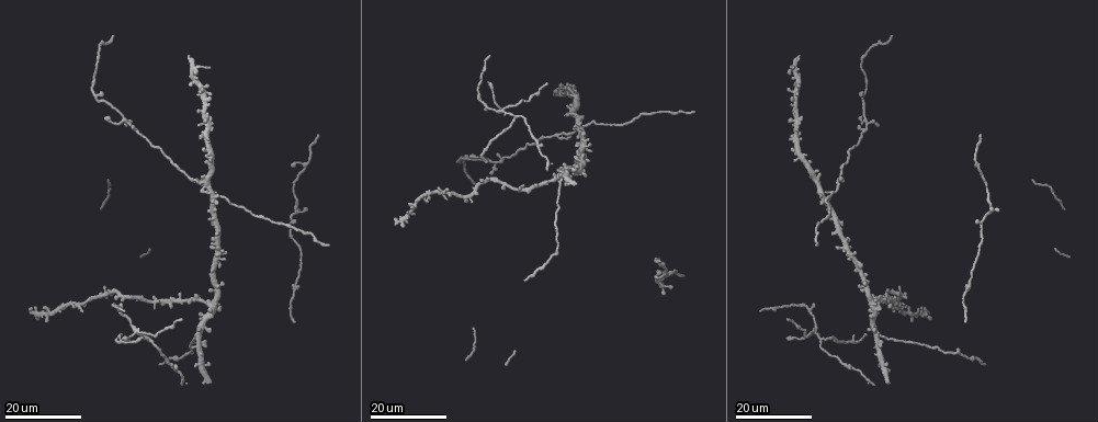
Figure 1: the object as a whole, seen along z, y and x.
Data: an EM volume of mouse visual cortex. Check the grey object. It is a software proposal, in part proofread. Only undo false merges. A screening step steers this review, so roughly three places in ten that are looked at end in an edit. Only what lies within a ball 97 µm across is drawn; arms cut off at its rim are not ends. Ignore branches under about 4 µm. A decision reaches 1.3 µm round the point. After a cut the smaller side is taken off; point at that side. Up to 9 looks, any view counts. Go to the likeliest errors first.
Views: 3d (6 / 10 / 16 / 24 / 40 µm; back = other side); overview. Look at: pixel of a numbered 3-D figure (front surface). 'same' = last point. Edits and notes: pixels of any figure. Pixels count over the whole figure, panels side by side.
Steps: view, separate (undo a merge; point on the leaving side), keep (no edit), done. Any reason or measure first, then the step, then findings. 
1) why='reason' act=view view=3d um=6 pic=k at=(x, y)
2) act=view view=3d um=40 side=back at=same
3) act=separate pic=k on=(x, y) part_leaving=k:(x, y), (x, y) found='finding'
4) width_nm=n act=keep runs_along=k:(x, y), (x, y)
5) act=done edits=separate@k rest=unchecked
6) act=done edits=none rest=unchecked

why='looks like a crossing' act=view view=3d um=24 pic=1 at=(140, 330)

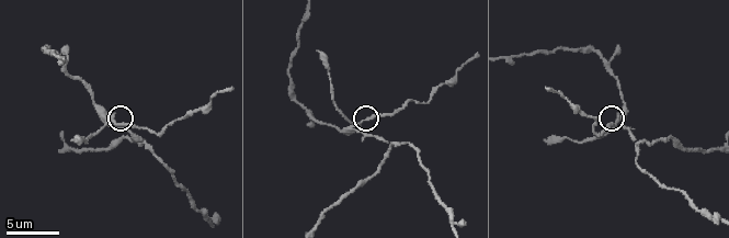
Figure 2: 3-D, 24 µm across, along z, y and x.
act=view view=3d um=6 pic=2 at=(112, 123)

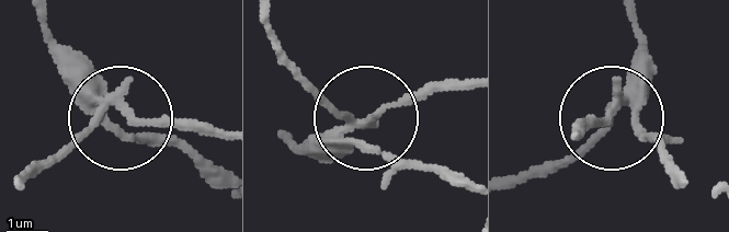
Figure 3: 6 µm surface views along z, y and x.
width_nm=200 act=separate pic=3 on=(75, 146) part_leaving=3:(91, 91), (151, 122), (224, 132) found='a second cell is stuck on'

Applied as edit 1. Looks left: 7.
act=view view=overview

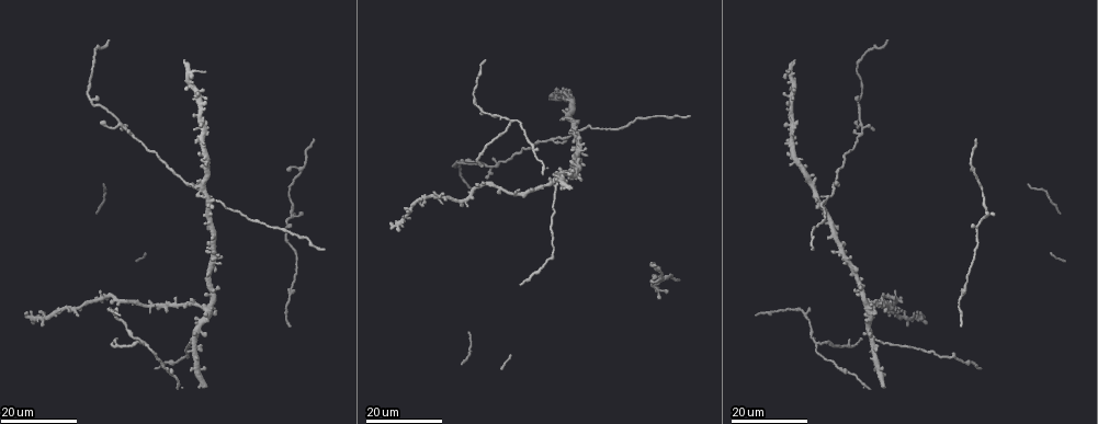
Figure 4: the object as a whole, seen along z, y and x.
why='four or more arms meet' act=view view=3d um=24 pic=4 at=(656, 290)

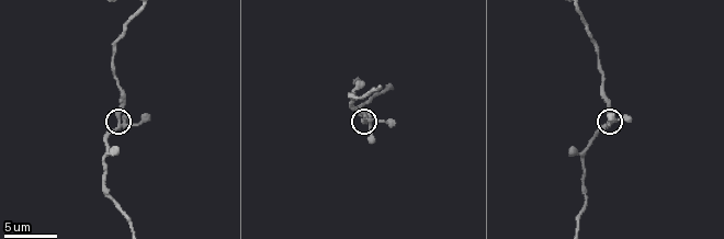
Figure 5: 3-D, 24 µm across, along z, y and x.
act=view view=3d um=6 pic=5 at=(122, 124)

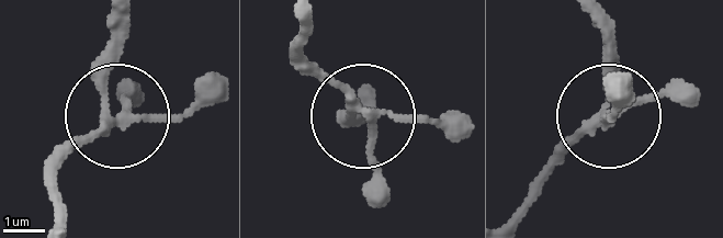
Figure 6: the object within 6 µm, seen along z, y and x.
arms=4 act=keep runs_along=6:(52, 212), (52, 181), (74, 149), (125, 117), (219, 100) found='all the same cell'

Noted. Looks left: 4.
why='a fork' act=view view=3d um=24 pic=4 at=(118, 122)

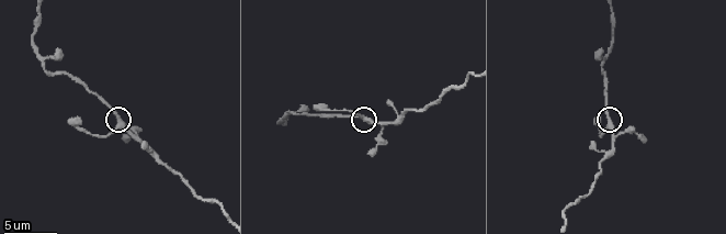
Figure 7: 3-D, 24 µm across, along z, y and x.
act=view view=3d um=10 pic=7 at=(610, 125)

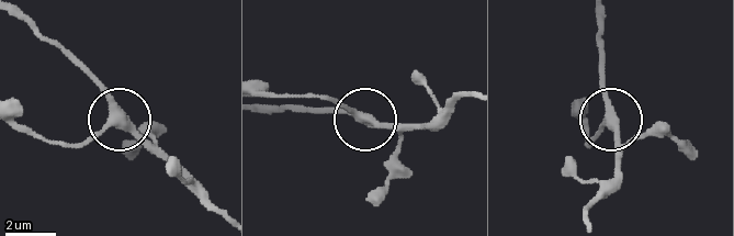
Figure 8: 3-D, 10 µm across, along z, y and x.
width_nm=310 act=keep runs_along=8:(464, 98), (420, 123), (376, 123), (315, 93) found='all the same cell'

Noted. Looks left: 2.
why='three arms meet' act=view view=3d um=6 pic=7 at=(600, 68)

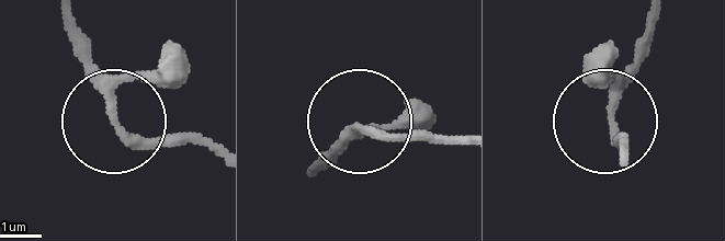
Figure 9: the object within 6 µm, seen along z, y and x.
why='from behind' act=view view=3d um=6 side=back pic=9 at=(613, 120)

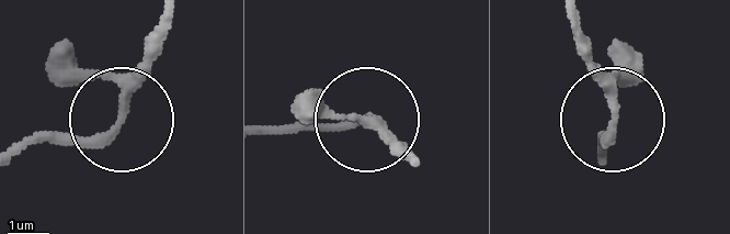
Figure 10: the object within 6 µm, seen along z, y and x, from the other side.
arms=3 act=keep runs_along=10:(267, 132), (372, 114), (403, 145) found='all the same cell'

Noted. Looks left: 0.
act=done edits=separate@3 rest=unchecked

